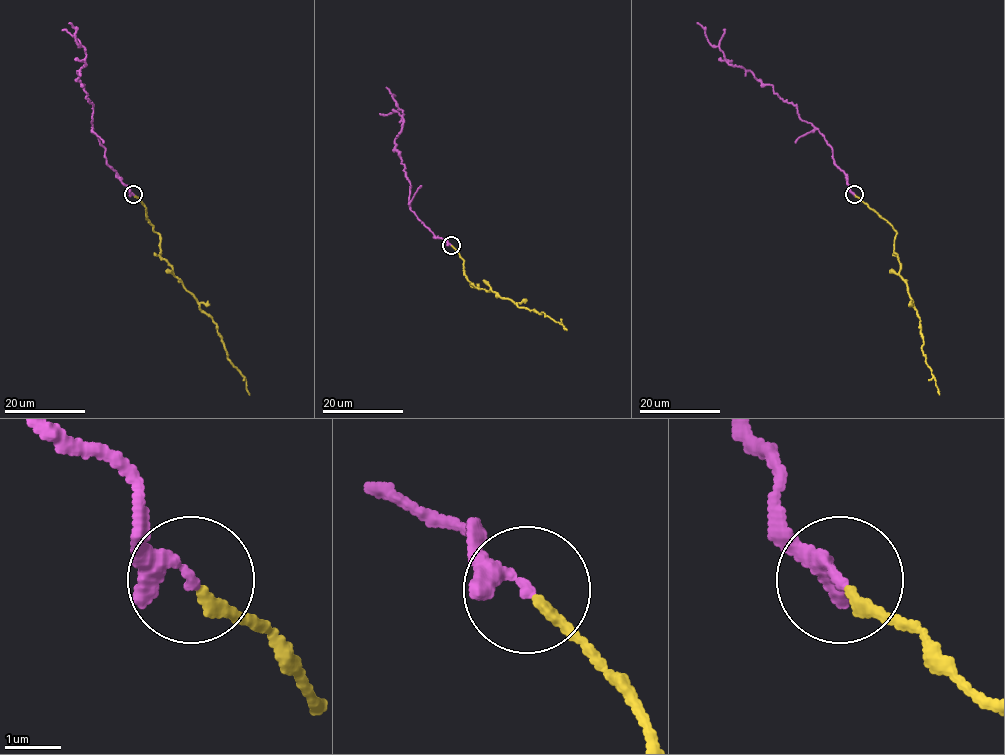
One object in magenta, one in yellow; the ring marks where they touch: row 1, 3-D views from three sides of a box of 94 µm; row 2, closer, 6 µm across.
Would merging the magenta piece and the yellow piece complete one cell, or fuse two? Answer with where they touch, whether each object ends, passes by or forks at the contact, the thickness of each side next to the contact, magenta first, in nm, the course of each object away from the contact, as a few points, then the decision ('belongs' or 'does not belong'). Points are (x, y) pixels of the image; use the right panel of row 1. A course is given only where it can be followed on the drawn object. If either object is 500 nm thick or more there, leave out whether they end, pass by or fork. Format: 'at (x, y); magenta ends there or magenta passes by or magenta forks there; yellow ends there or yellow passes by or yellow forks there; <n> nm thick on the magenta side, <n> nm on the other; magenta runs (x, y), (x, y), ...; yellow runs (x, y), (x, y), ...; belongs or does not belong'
at (854, 194); magenta passes by; yellow ends there; 190 nm thick on the magenta side, 200 nm on the other; magenta runs (854, 195), (819, 131), (803, 121), (795, 105), (783, 100), (771, 85), (730, 65), (696, 23); yellow runs (854, 195), (897, 233), (894, 252), (899, 274), (919, 318), (922, 355), (940, 394); belongs

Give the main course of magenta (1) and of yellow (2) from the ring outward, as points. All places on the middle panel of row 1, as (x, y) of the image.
1: (450, 245), (436, 237), (410, 210), (410, 185), (400, 153), (395, 148), (404, 114), (386, 87)
2: (451, 245), (464, 260), (464, 274), (475, 288), (478, 285), (518, 307), (543, 312), (567, 330)

